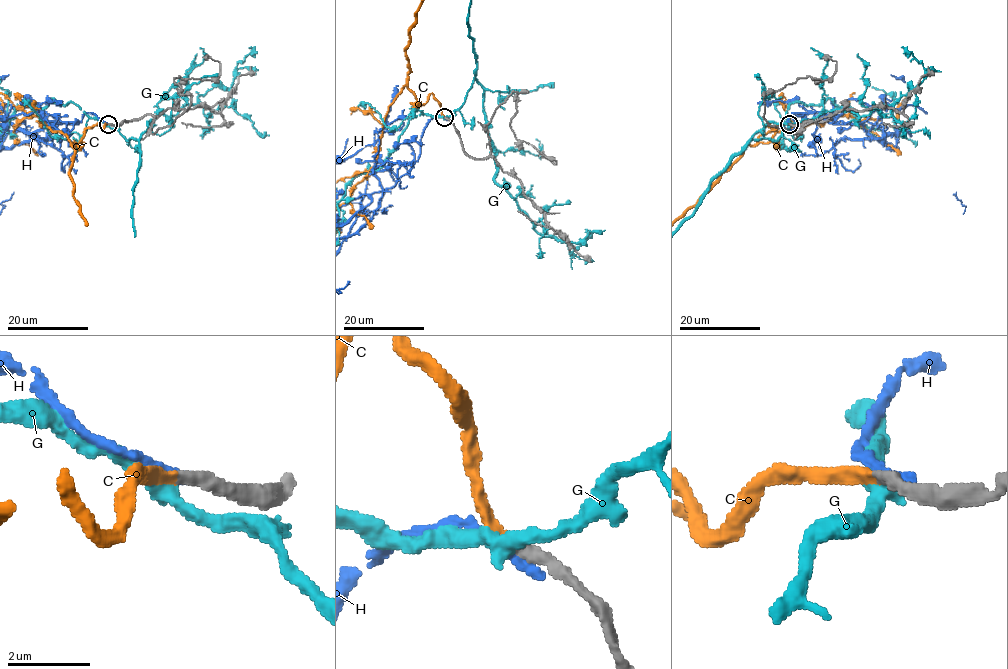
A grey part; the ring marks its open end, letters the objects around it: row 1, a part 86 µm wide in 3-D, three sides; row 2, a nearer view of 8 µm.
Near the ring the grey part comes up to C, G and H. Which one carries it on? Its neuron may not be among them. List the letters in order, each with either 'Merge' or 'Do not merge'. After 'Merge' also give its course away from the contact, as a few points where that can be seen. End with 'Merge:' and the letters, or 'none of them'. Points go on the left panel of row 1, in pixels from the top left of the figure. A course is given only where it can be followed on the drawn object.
C: Merge
G: Do not merge
H: Do not merge
Merge: C

